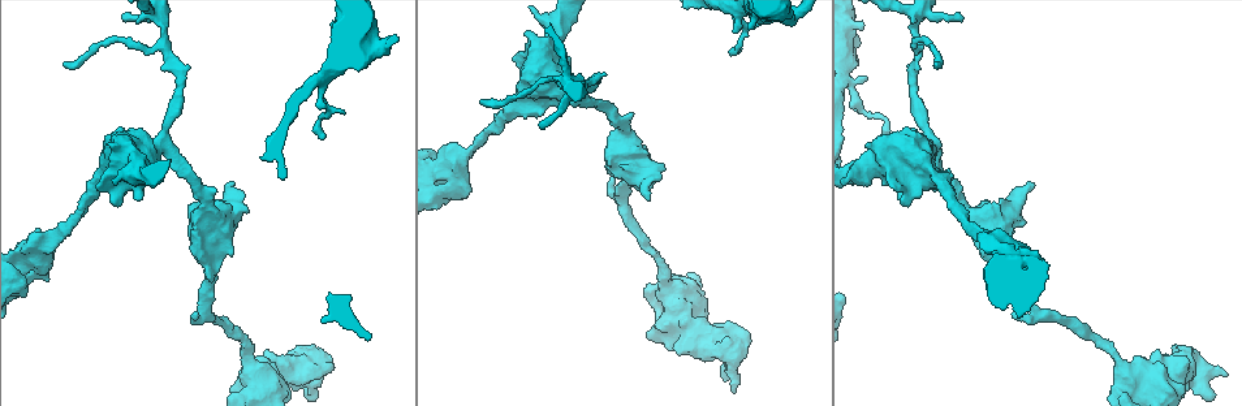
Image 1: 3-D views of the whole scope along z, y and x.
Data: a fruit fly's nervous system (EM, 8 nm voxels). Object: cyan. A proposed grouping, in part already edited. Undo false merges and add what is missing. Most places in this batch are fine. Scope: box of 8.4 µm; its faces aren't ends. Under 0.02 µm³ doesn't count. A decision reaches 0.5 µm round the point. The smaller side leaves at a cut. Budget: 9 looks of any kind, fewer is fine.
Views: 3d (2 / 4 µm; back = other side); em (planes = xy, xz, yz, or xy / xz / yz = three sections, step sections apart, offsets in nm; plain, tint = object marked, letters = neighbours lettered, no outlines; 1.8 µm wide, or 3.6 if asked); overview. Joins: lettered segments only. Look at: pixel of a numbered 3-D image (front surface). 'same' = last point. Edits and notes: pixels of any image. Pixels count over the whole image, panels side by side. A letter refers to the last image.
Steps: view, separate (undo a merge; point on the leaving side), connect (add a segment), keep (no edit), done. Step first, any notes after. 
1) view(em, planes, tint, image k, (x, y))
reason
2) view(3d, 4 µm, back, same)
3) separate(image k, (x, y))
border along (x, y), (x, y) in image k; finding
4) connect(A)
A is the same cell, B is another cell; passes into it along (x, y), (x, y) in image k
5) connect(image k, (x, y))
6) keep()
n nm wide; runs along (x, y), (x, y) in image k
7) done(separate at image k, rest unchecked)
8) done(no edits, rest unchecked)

view(em, planes, letters, image 1, (995, 243))
side arm on a straight run

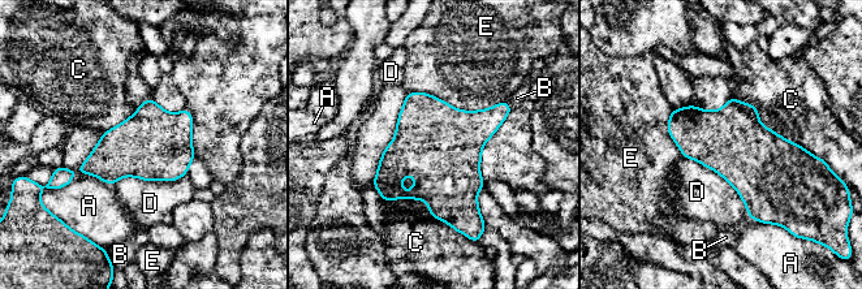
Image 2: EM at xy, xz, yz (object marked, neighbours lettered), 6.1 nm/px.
keep()
420 nm wide; A, B, C, D and E are other cells; border along (732, 95), (815, 156) in image 2; one neuron here

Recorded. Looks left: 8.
view(em, xy, step 4, tint, image 1, (1124, 391))
calibre changes

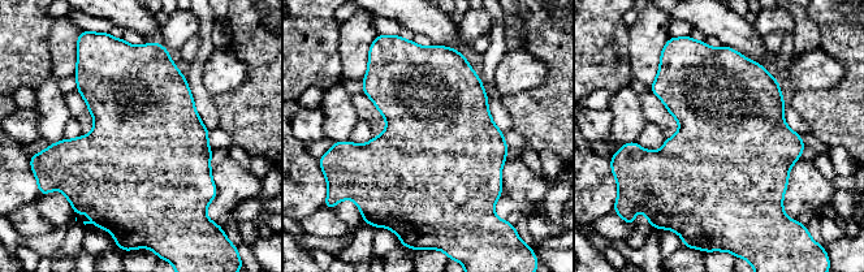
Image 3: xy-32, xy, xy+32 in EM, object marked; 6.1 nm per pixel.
view(em, yz, step 8, letters, same)
another direction

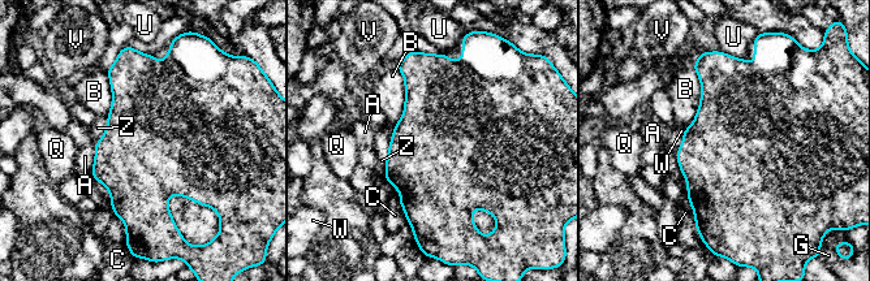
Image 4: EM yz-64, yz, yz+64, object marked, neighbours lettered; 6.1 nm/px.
keep()
700 nm wide; B touches over 400 nm; A, B, C, G, Q, U, V, W and Z are other cells; one neuron here

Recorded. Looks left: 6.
view(em, yz, step 4, letters, image 1, (866, 78))
free end

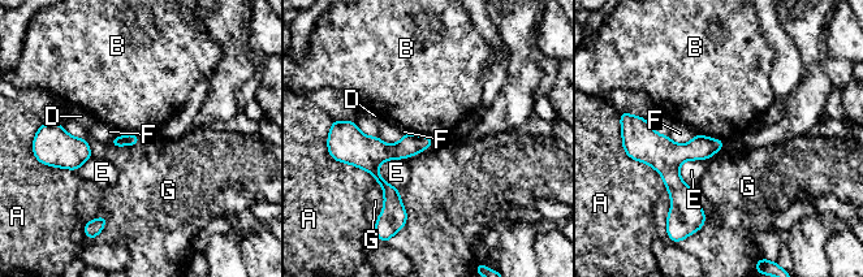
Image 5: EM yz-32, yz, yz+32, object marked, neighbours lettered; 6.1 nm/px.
keep()
A, B, D, E, F and G are other cells; no lettered segment goes on from it

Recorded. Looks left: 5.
view(em, yz, step 4, letters, image 1, (1226, 376))
free end

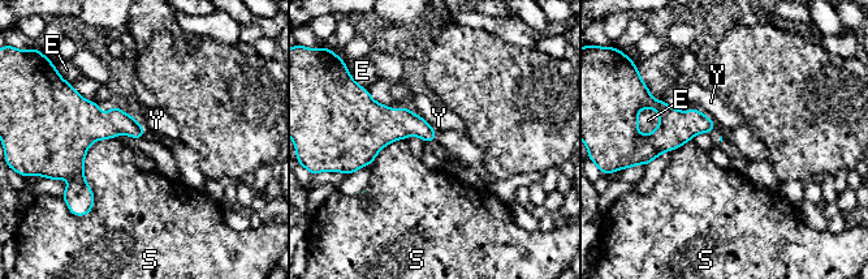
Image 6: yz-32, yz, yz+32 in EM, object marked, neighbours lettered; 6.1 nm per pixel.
view(em, planes, letters, same)
cut it another way

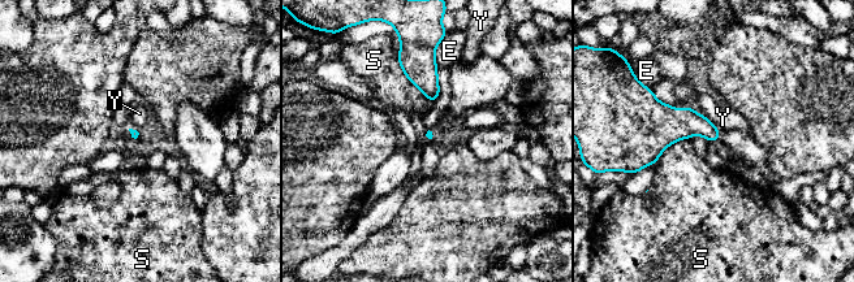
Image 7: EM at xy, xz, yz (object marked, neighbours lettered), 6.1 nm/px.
keep()
E, S and Y are other cells; border along (702, 115), (719, 130) in image 7; none of them fits

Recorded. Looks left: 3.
done(no edits, rest unchecked)

